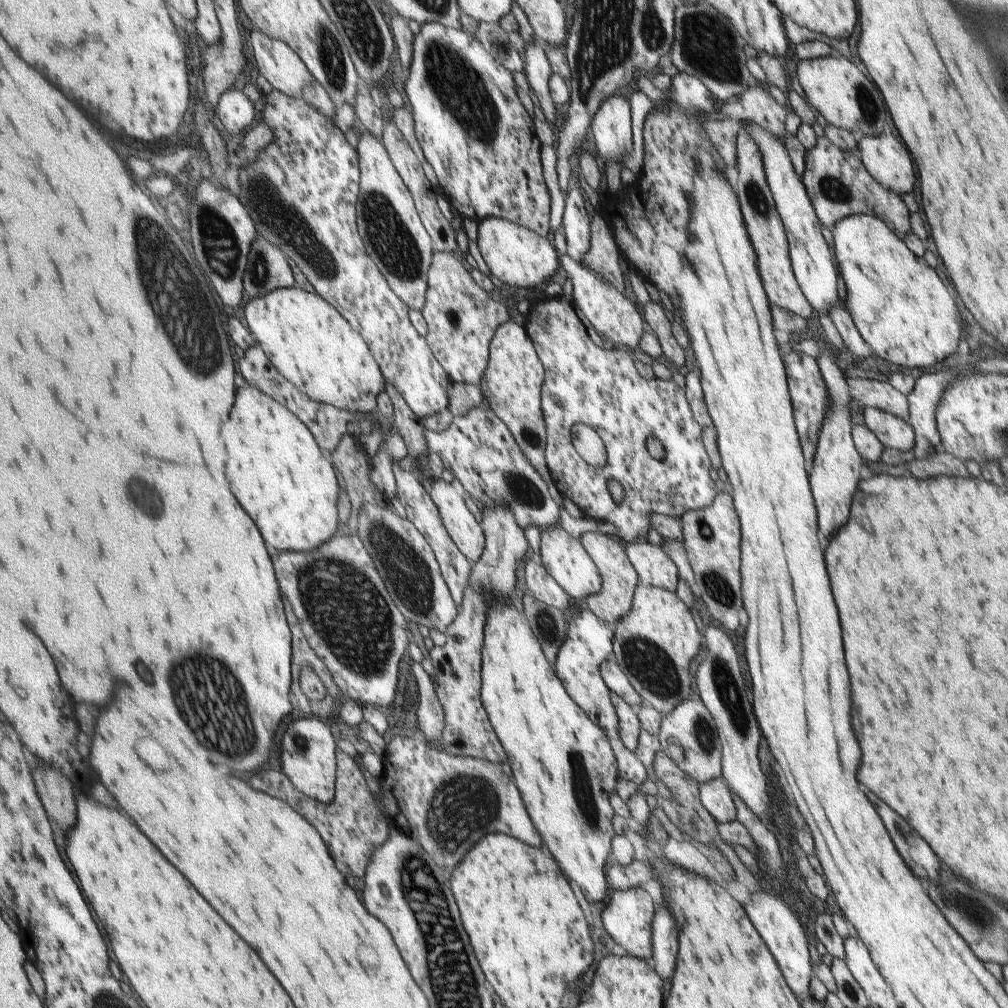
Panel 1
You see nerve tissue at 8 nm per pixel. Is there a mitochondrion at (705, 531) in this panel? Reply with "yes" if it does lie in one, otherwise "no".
yes

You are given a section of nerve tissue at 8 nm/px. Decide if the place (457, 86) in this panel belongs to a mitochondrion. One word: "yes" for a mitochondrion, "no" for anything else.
yes

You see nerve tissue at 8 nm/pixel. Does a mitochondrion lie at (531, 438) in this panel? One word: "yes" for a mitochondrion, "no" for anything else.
yes

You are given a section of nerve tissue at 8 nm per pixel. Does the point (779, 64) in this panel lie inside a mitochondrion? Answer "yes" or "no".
no

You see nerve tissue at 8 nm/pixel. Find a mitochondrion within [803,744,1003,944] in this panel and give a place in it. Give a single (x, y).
(958, 899)

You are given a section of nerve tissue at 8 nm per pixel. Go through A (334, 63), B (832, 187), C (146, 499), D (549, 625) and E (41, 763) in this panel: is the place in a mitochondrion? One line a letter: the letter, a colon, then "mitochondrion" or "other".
A: mitochondrion
B: mitochondrion
C: mitochondrion
D: mitochondrion
E: other

